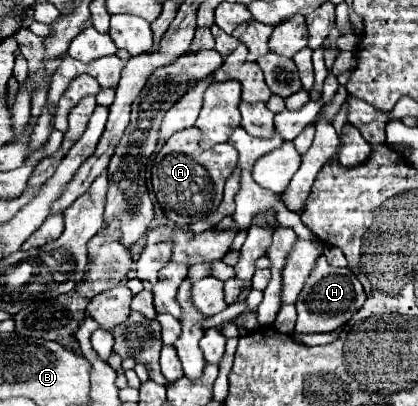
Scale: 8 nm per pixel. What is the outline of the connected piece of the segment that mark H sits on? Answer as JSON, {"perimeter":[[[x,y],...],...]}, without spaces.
{"perimeter":[[[321,256],[295,304],[299,314],[295,332],[335,332],[363,306],[363,302],[365,292],[357,276],[349,268],[329,266],[325,256]]]}

